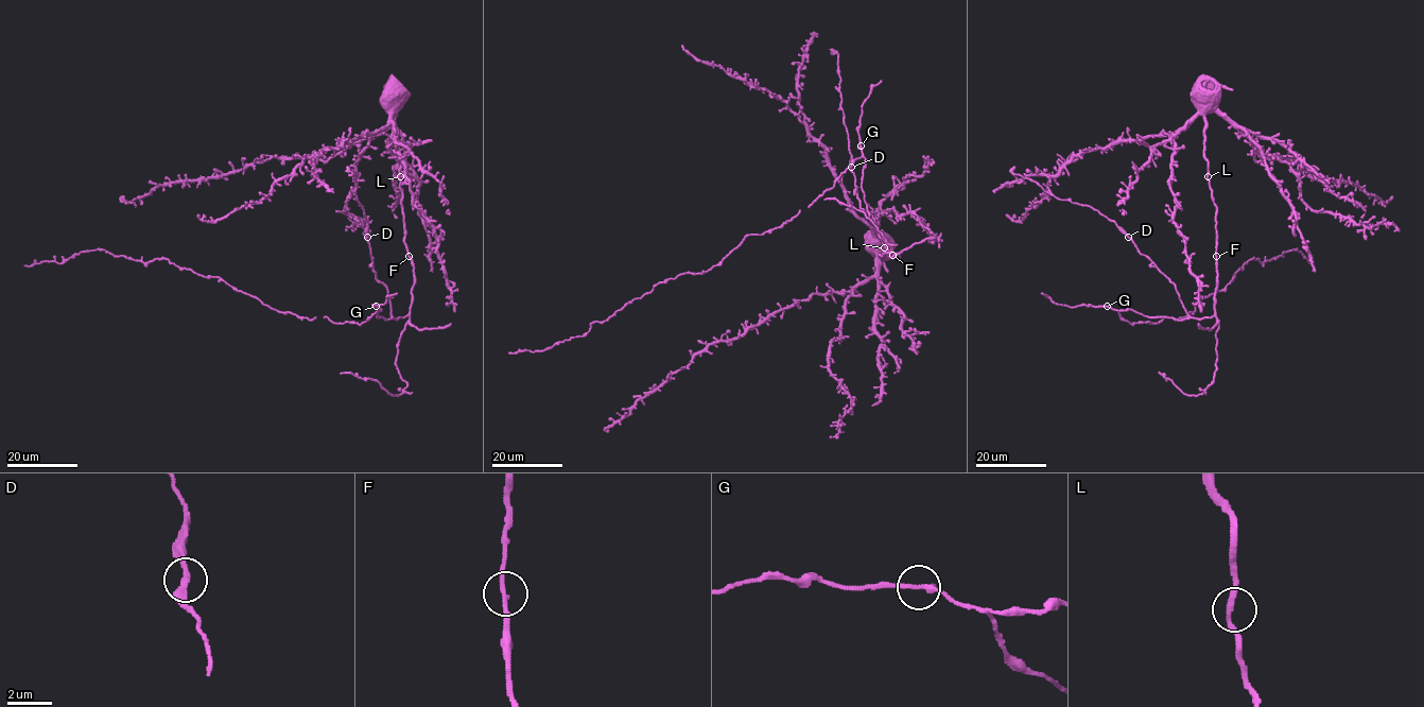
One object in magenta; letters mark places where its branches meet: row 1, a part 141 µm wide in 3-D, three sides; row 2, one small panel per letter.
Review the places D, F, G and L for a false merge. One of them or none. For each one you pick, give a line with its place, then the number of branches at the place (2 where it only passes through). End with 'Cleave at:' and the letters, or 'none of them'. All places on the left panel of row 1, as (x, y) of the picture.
Cleave at: none of them

